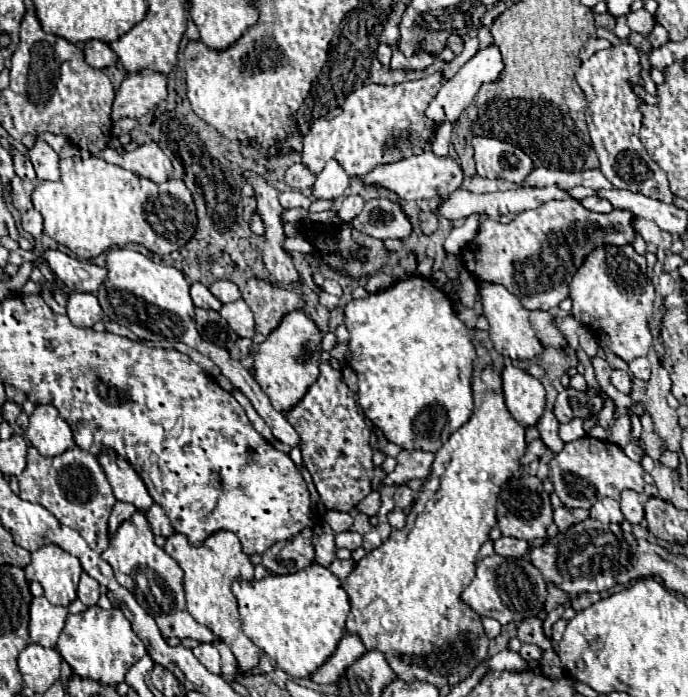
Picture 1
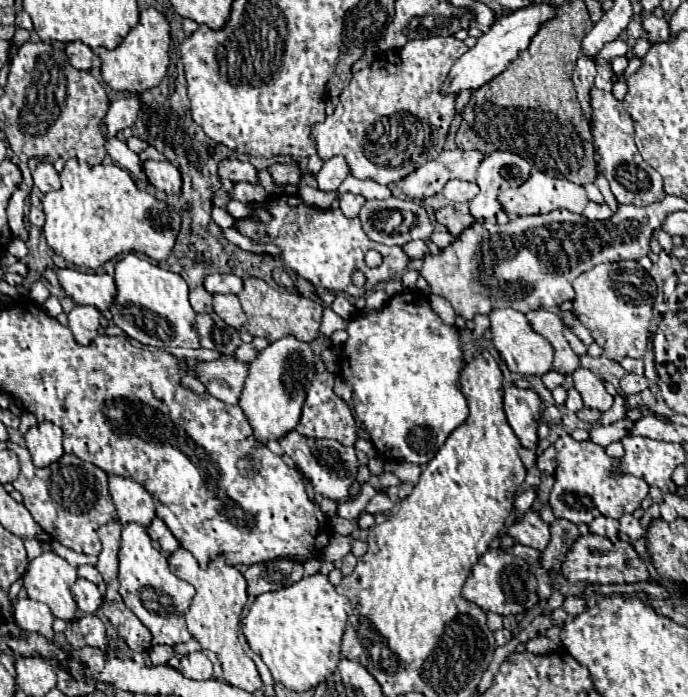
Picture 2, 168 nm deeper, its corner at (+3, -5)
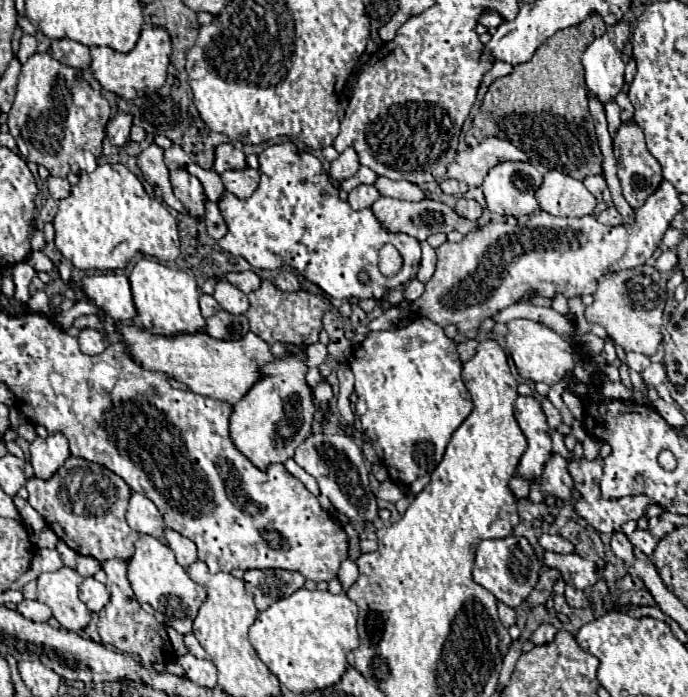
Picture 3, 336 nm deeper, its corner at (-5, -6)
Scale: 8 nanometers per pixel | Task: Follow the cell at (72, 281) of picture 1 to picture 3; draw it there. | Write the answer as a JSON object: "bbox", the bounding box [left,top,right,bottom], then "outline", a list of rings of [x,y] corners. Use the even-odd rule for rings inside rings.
{"bbox":[82,274,134,322],"outline":[[[96,274],[82,280],[86,296],[110,318],[130,322],[134,318],[134,302],[130,296],[130,282],[124,274]]]}

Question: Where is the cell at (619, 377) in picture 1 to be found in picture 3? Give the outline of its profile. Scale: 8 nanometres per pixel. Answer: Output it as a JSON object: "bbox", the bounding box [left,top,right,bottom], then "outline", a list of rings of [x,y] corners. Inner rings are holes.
{"bbox":[642,364,666,388],"outline":[[[650,364],[650,366],[642,372],[642,378],[644,378],[644,382],[646,382],[650,388],[662,384],[662,382],[666,380],[666,368],[664,368],[664,364]]]}

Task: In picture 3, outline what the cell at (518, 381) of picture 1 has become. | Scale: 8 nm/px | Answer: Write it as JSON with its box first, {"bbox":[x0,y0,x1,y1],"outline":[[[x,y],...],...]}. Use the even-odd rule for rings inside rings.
{"bbox":[514,396,552,482],"outline":[[[518,396],[514,404],[514,414],[518,420],[518,426],[522,428],[528,448],[520,458],[518,476],[526,476],[526,480],[534,482],[542,474],[546,462],[552,456],[552,440],[546,424],[546,416],[542,412],[540,402],[534,396]]]}

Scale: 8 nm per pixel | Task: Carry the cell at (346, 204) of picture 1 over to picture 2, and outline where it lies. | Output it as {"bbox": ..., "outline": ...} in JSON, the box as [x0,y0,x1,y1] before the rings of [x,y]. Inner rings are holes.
{"bbox":[340,193,364,217],"outline":[[[346,193],[340,197],[340,211],[346,215],[346,217],[356,217],[358,211],[362,209],[364,205],[364,197],[360,195],[352,195],[352,193]]]}

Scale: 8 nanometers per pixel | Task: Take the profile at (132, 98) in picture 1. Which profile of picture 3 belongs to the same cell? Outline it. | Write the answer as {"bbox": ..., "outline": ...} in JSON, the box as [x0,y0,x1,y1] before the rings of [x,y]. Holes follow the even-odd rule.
{"bbox":[106,114,132,146],"outline":[[[118,114],[116,118],[112,118],[106,126],[106,136],[112,142],[112,146],[124,146],[128,142],[130,128],[132,128],[130,114]]]}

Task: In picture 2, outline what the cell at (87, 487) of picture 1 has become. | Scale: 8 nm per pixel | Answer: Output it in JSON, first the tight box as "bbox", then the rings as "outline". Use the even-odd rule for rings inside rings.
{"bbox":[12,445,116,555],"outline":[[[12,445],[12,451],[18,455],[22,465],[20,475],[12,485],[22,493],[24,507],[32,513],[34,521],[64,547],[76,553],[98,555],[102,551],[98,527],[116,519],[116,509],[108,493],[106,473],[92,463],[78,459],[76,455],[62,455],[60,461],[52,463],[50,467],[36,467],[26,447]]]}

